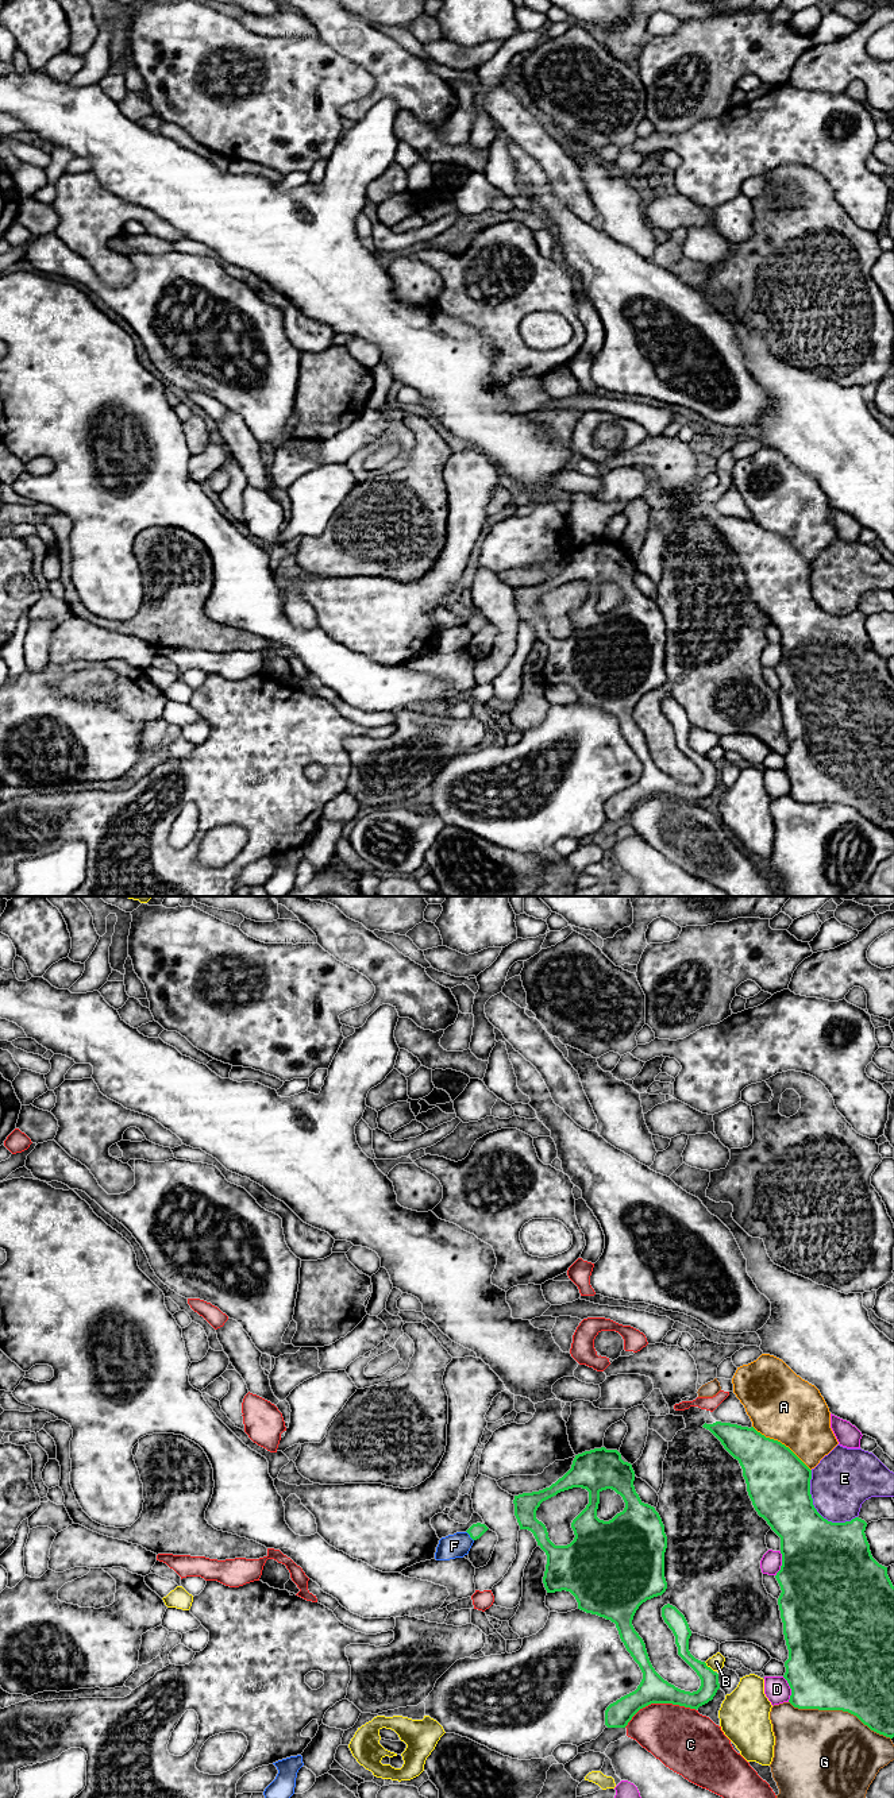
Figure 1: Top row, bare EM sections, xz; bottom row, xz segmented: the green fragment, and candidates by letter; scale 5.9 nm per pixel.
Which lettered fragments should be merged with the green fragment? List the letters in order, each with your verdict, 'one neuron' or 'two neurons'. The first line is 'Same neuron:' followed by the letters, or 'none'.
Same neuron: none
A: two neurons
B: two neurons
C: two neurons
D: two neurons
E: two neurons
F: two neurons
G: two neurons

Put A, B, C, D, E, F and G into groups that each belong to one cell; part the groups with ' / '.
A / B / C / D / E / F / G

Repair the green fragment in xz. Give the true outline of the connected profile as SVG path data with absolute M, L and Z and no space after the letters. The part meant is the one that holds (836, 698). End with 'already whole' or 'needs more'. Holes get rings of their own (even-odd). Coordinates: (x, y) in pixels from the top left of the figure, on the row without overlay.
M716 514L704 517L724 539L724 541L739 553L747 584L758 607L763 610L771 622L781 630L782 659L775 671L781 679L778 698L783 715L783 728L789 742L789 752L785 755L787 773L791 788L789 795L798 802L843 803L856 809L871 823L886 830L894 830L894 679L887 668L887 660L879 657L871 648L870 637L866 630L867 616L859 610L845 616L832 616L824 611L813 598L810 587L812 563L785 537L766 530L754 520L741 520L731 516Z | already whole

